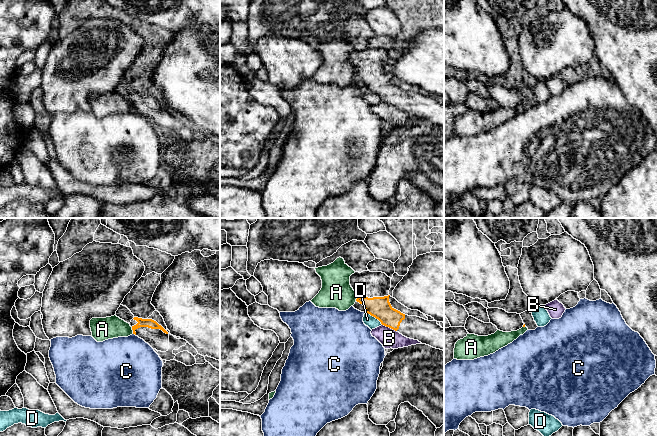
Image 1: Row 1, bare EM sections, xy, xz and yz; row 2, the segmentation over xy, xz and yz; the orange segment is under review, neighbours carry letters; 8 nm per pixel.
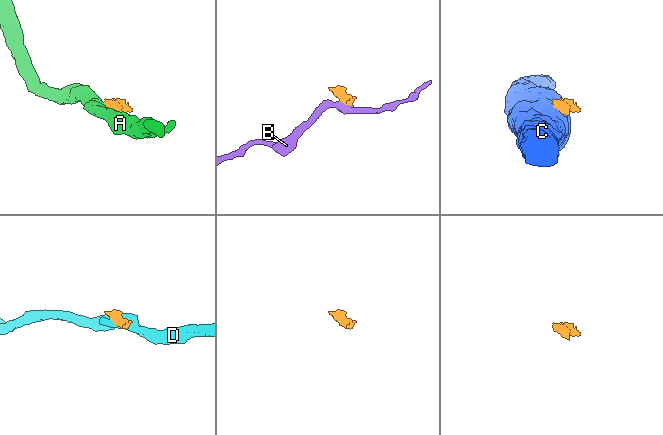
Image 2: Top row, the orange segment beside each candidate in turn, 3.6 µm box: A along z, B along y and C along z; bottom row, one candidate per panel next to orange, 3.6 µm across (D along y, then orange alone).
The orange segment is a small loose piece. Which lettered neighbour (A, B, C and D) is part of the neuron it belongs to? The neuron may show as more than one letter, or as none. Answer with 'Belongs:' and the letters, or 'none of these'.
Belongs: none of these

